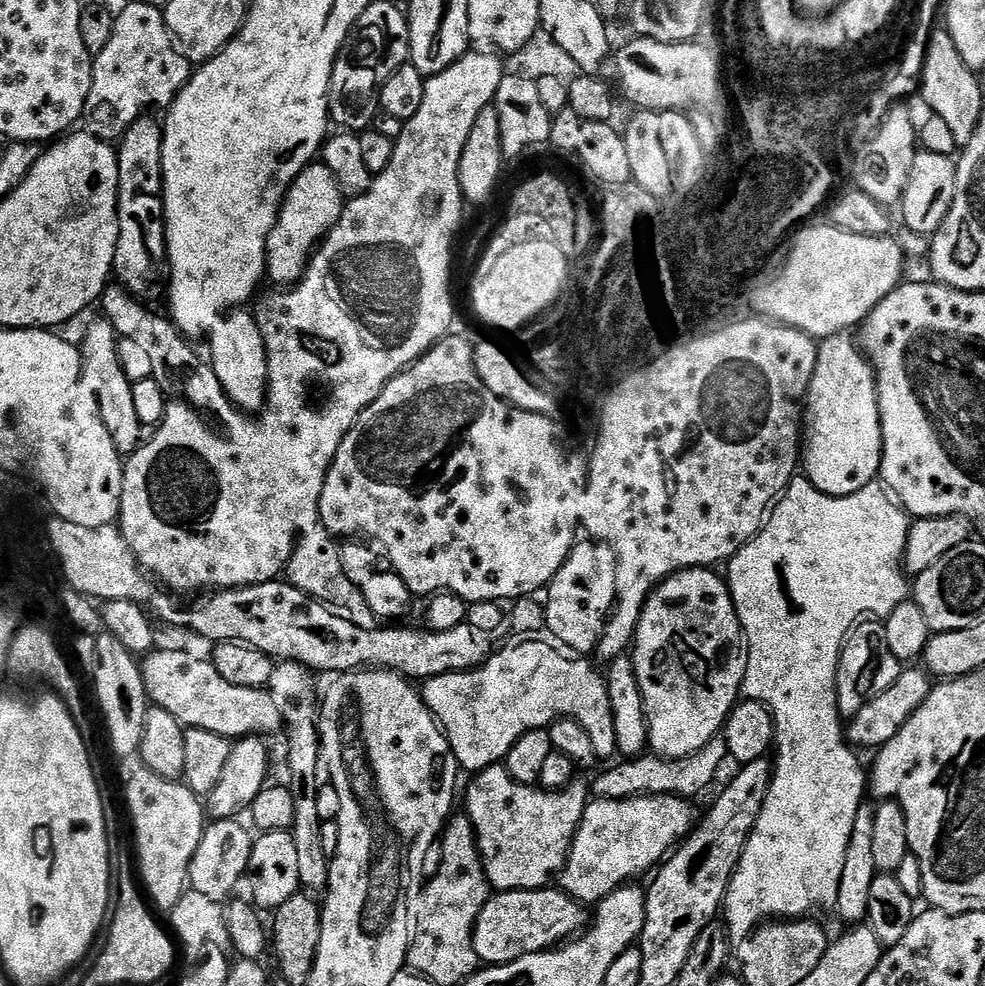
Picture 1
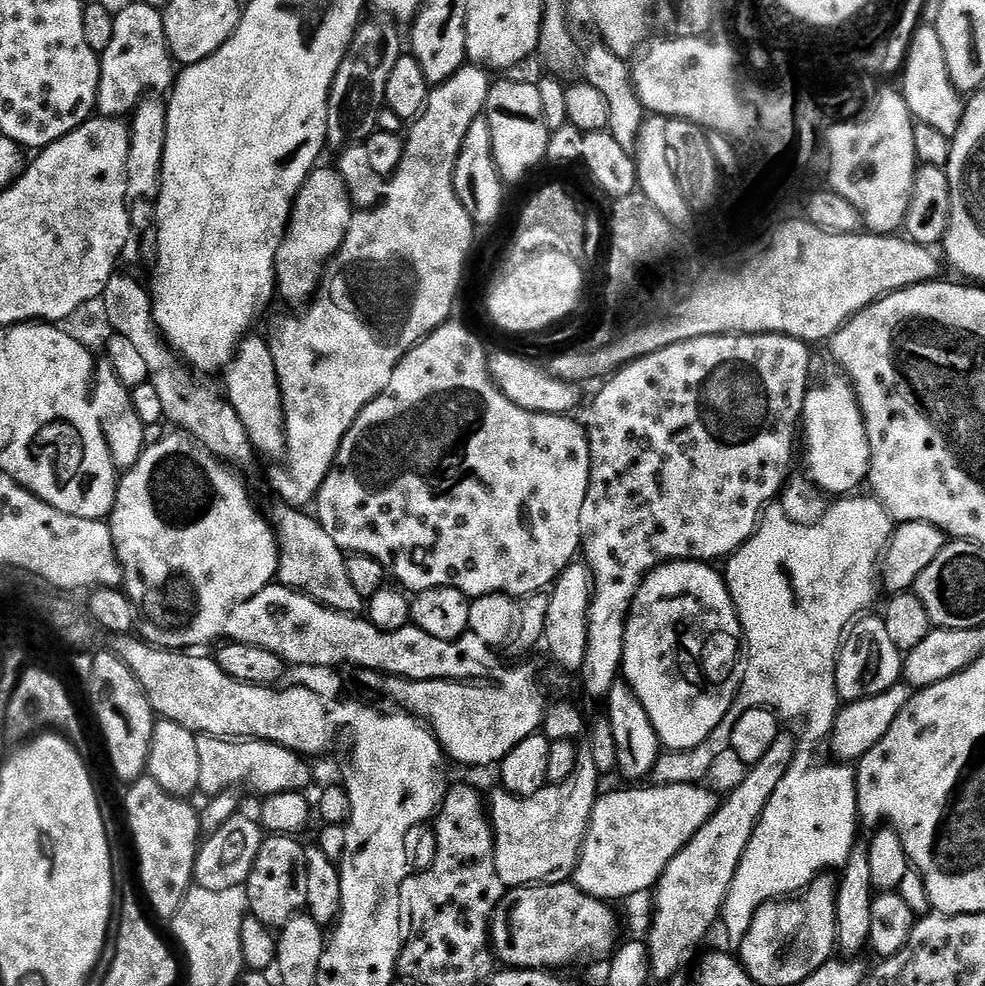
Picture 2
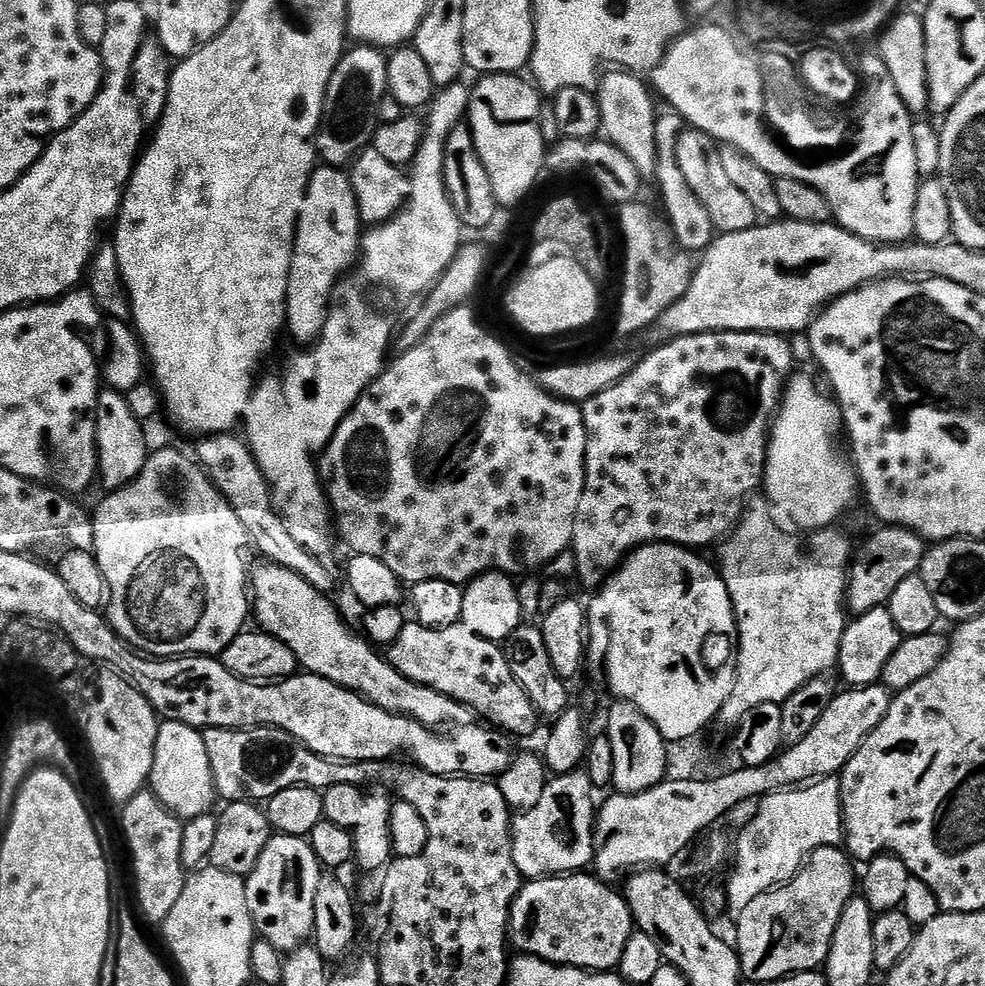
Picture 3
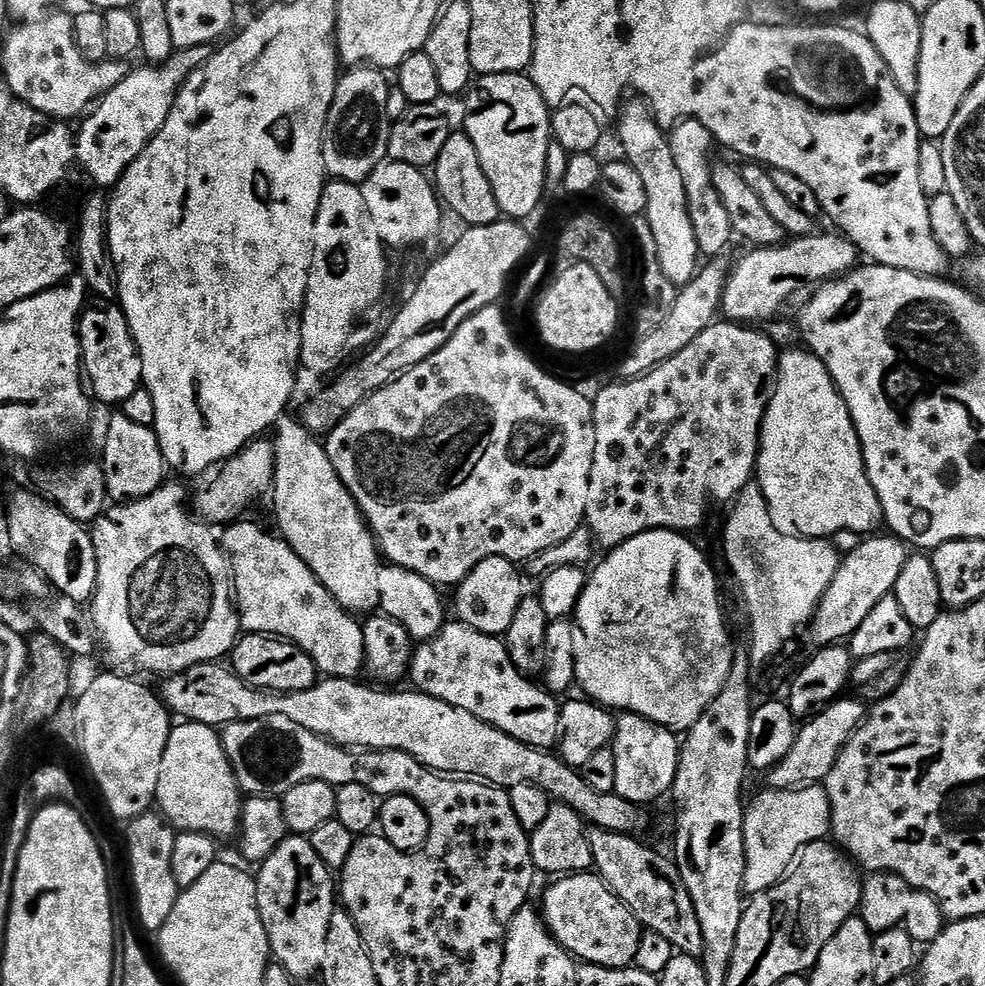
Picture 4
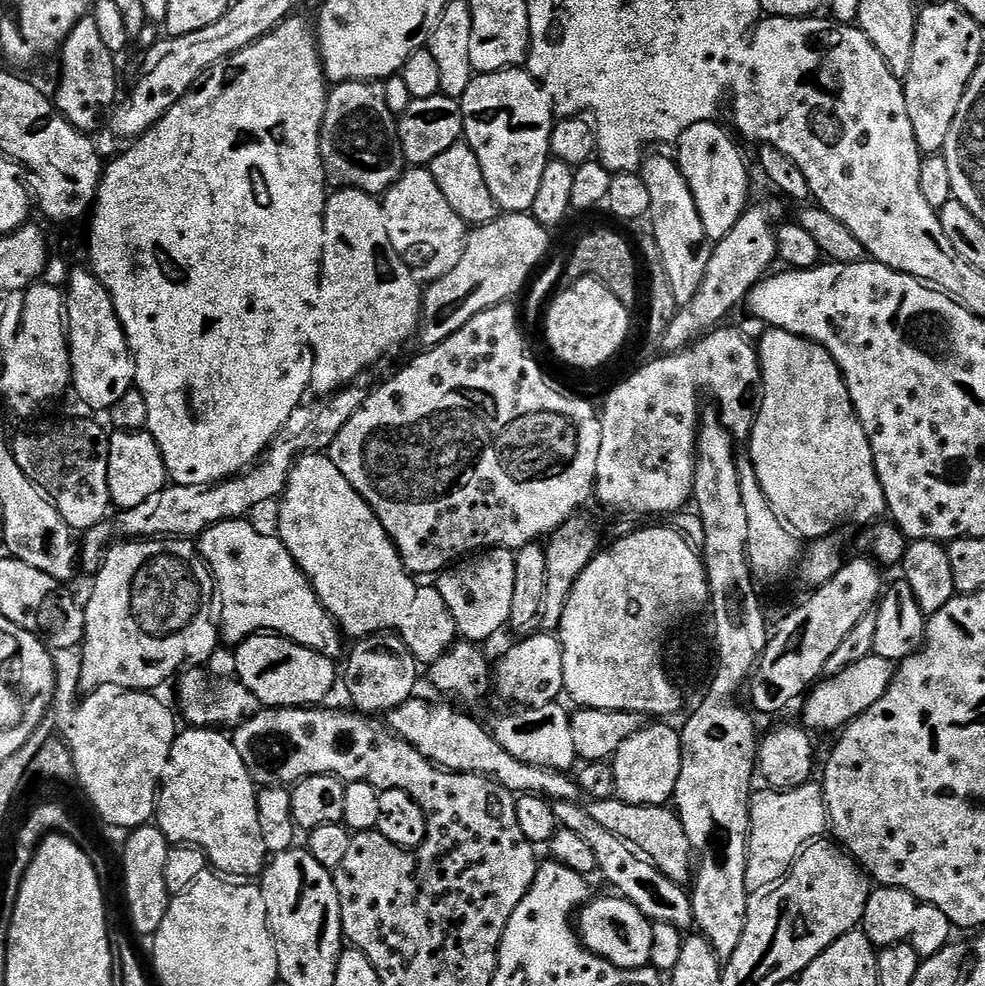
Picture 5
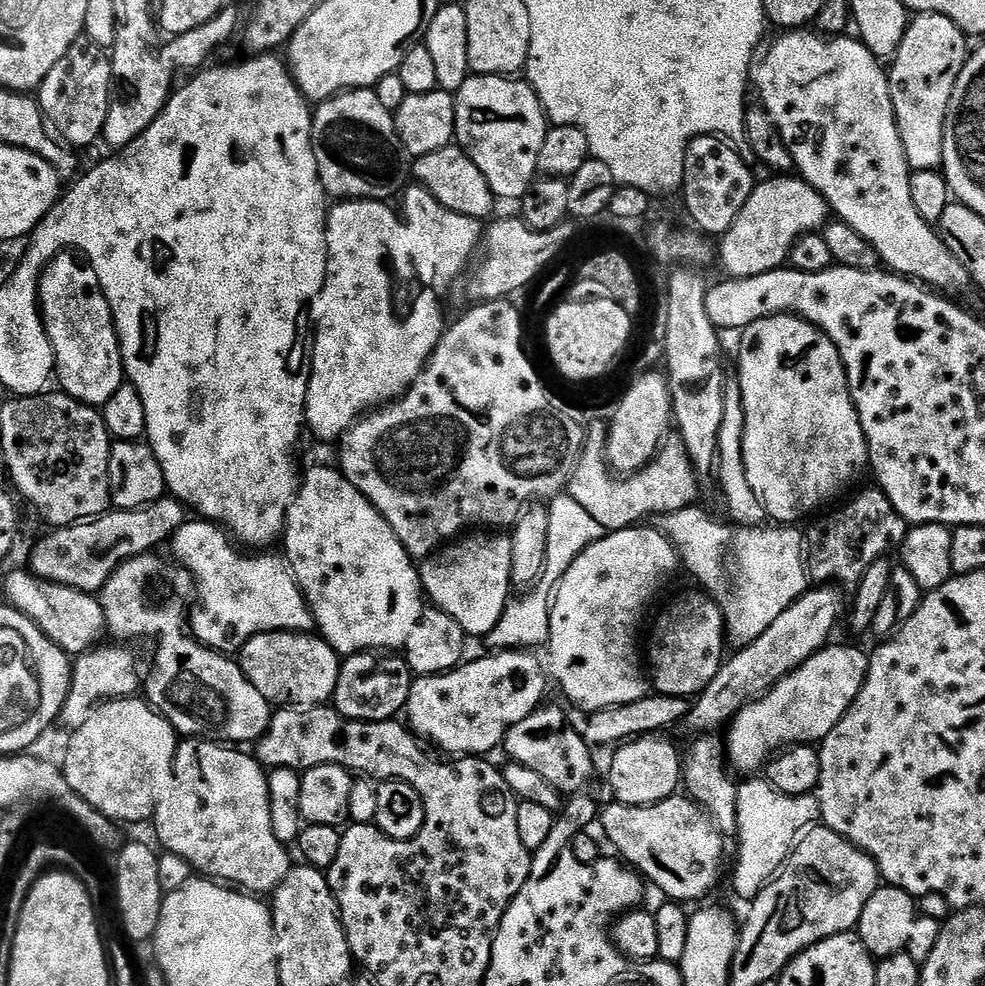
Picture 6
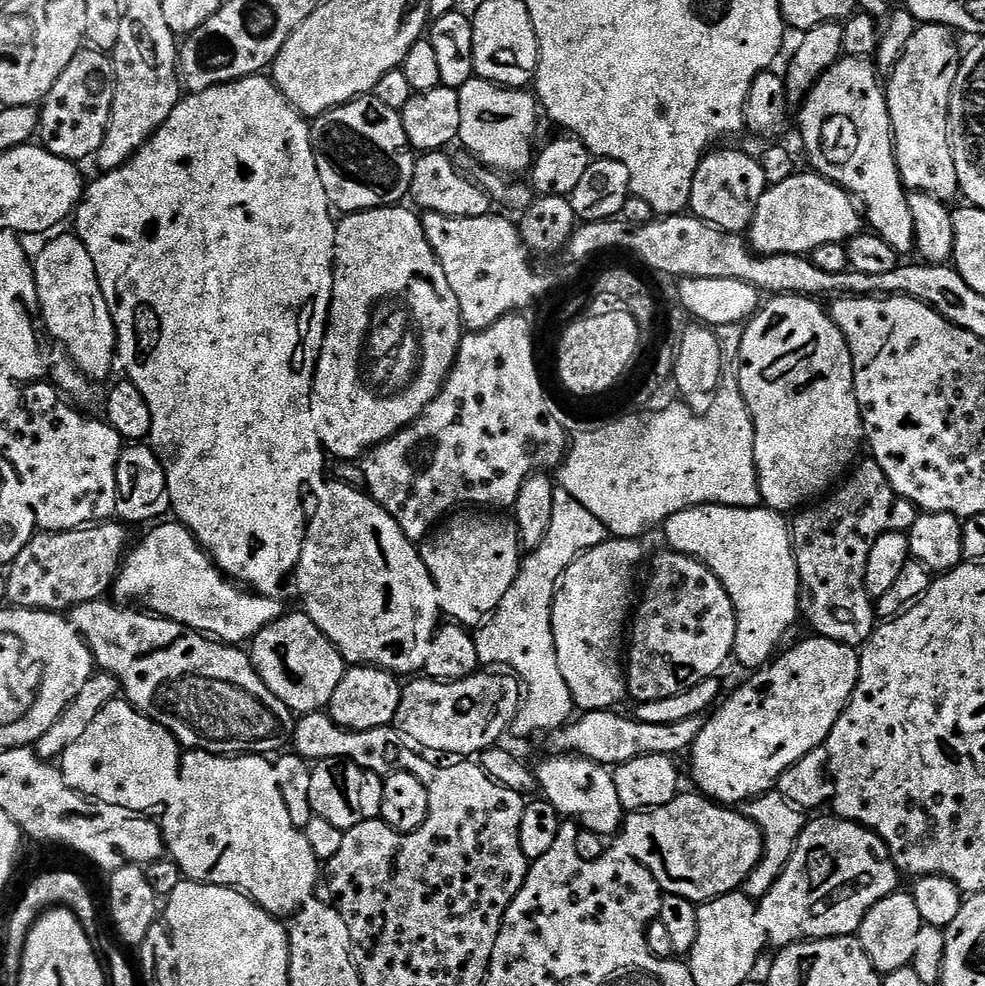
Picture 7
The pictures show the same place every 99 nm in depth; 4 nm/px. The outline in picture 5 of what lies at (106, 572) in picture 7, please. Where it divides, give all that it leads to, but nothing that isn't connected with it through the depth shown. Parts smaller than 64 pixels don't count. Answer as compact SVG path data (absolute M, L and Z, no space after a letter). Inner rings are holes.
M349 386L334 392L330 396L316 398L316 401L299 404L290 414L286 426L272 439L267 452L262 459L253 464L251 468L238 476L231 476L221 484L208 486L182 486L169 483L161 492L154 494L154 498L146 498L142 506L134 506L121 511L117 520L109 519L103 524L96 524L83 533L78 544L78 564L89 574L100 571L104 562L104 555L112 547L117 538L138 540L141 538L196 538L210 526L223 520L238 520L247 517L248 512L255 510L259 504L267 500L275 501L283 496L284 488L288 484L288 475L297 460L305 454L320 454L331 449L334 438L358 414L364 404L369 389L361 386ZM112 520L112 521L111 521ZM116 536L116 537L115 537Z

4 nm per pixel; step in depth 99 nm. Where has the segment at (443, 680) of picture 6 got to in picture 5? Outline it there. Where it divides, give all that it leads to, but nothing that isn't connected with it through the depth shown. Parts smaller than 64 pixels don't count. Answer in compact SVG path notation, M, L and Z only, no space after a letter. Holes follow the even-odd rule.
M540 630L531 636L517 639L515 643L516 645L501 658L500 668L498 664L501 698L513 700L516 703L513 705L525 708L557 703L565 695L562 646L559 635Z

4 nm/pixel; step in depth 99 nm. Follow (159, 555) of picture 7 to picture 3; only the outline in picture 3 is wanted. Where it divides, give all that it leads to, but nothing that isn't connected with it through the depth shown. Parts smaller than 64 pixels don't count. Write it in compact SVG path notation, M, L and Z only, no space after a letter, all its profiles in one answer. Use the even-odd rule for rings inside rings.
M260 562L255 565L250 576L250 592L254 597L254 620L268 635L278 638L290 650L294 650L297 665L305 673L321 676L346 690L356 692L363 700L368 700L374 706L386 710L395 716L410 716L417 720L424 728L444 730L447 724L452 726L468 726L473 723L474 713L471 708L460 704L454 698L446 698L446 694L438 694L438 690L430 690L421 684L410 682L410 678L402 675L398 669L389 664L383 655L380 656L375 647L359 631L352 632L352 628L340 617L340 612L328 601L329 597L319 592L306 578L294 574L294 570L286 570L277 564Z

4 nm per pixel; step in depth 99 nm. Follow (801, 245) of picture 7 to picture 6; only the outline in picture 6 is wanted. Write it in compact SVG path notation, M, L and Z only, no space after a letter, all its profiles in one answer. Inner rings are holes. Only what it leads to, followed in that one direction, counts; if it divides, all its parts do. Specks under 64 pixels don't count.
M776 174L753 187L746 206L739 211L738 218L721 239L718 260L731 279L756 277L785 267L792 248L805 234L823 229L830 220L830 209L822 194L814 190L796 174Z

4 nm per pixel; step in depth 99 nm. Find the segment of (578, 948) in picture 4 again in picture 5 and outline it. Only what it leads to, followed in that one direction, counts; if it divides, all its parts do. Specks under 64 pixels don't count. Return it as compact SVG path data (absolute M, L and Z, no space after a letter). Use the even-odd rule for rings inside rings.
M611 894L589 899L578 913L580 938L590 951L622 969L638 969L651 963L654 944L653 921L624 897Z

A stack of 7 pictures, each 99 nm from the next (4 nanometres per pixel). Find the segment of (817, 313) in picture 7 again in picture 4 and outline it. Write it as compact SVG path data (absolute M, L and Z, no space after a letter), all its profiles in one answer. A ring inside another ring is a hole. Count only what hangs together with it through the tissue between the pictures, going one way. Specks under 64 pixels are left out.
M800 348L779 353L776 386L772 389L772 397L760 427L755 479L764 491L770 518L782 534L822 540L836 536L842 530L854 530L854 534L861 538L871 537L885 527L884 511L866 474L858 430L830 370L826 370L813 352Z

